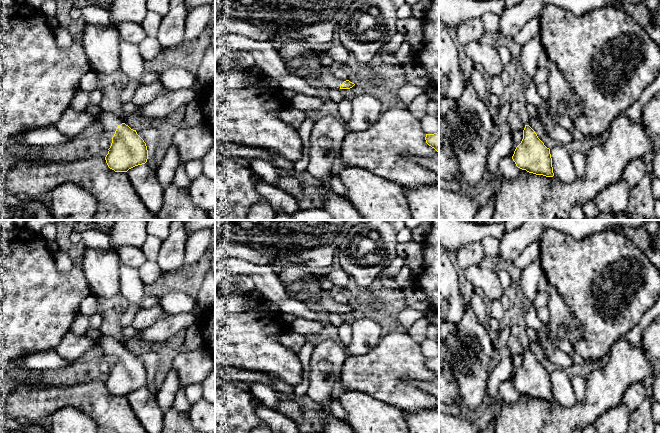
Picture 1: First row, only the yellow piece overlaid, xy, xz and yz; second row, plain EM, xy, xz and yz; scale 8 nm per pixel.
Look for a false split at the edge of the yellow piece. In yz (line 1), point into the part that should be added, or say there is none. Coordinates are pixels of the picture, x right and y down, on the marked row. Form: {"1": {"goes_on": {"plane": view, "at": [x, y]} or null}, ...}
{"1": {"goes_on": null}}

